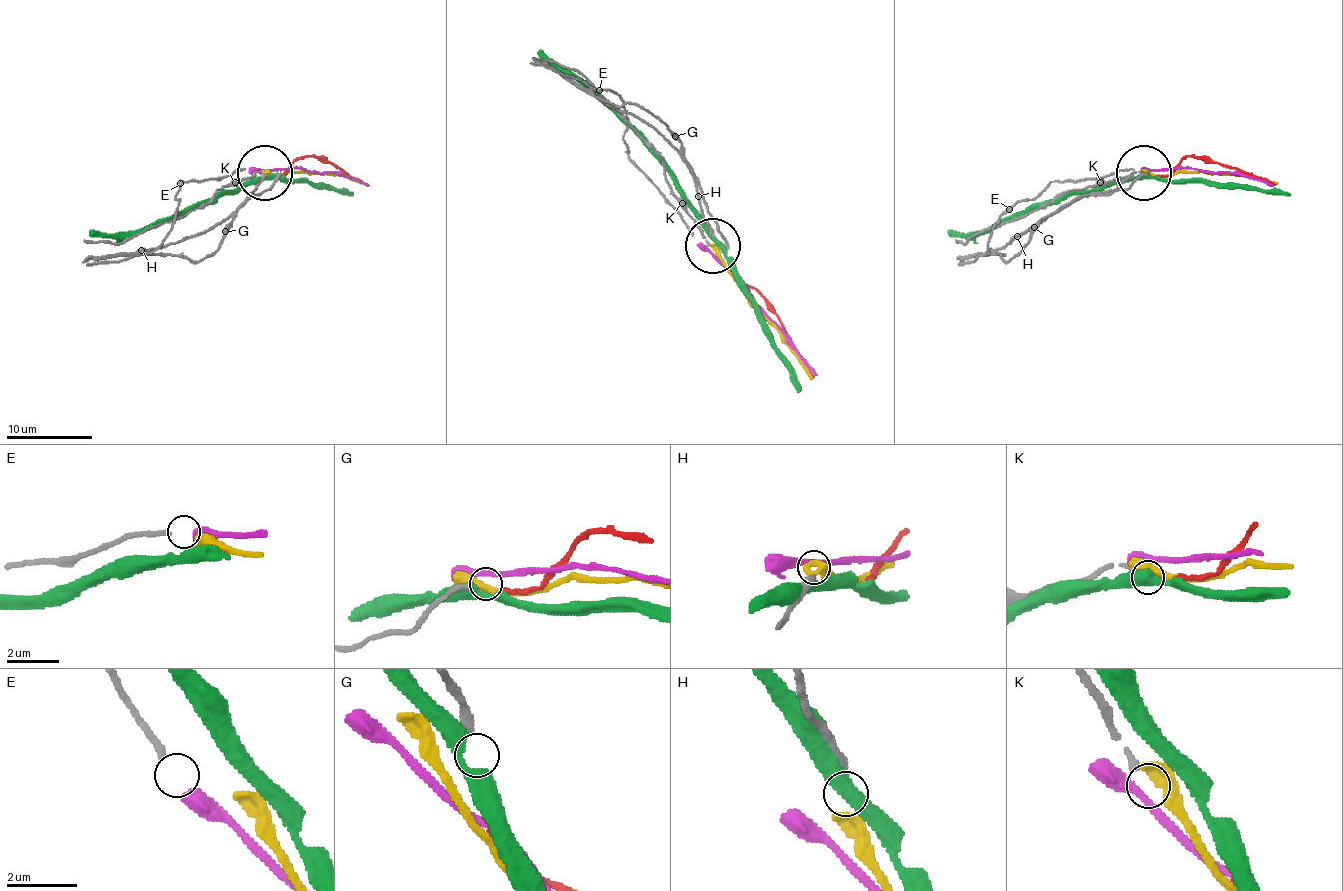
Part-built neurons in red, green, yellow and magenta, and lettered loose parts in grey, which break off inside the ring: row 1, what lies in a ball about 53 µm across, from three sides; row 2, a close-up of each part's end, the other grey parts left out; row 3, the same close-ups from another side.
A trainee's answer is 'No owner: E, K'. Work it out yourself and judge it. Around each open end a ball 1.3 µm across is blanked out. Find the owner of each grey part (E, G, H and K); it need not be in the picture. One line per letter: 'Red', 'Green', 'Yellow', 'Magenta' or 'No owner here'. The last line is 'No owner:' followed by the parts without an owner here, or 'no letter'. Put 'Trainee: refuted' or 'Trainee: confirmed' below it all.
E: Magenta
G: Red
H: Yellow
K: No owner here
No owner: K
Trainee: refuted

